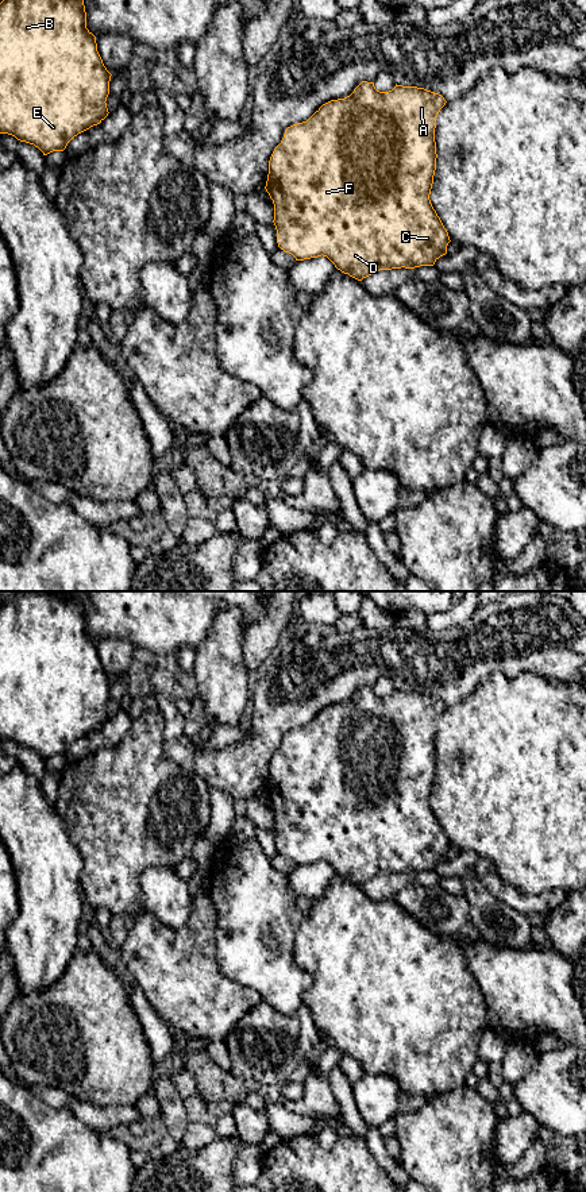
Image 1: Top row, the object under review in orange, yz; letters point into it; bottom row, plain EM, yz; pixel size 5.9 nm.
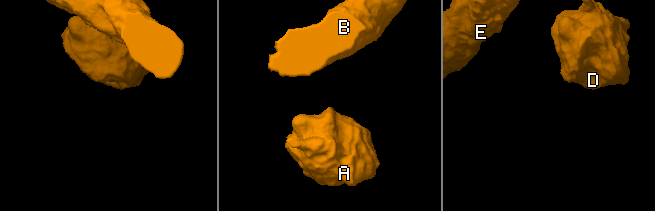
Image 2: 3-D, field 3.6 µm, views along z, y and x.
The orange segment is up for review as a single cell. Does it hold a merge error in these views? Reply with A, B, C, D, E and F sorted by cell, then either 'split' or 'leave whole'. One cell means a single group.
A B C D E F | leave whole

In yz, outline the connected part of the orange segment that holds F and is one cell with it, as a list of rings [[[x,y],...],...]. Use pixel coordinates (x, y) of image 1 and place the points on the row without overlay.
[[[362,686],[350,701],[331,705],[323,709],[307,726],[288,732],[281,748],[270,761],[265,791],[274,809],[273,828],[277,834],[278,852],[292,859],[296,865],[327,861],[338,875],[358,886],[379,875],[433,871],[440,861],[447,859],[447,850],[451,846],[429,805],[437,763],[435,747],[436,721],[446,707],[442,699],[424,693],[396,688],[392,695],[379,697],[375,694],[374,687]]]

